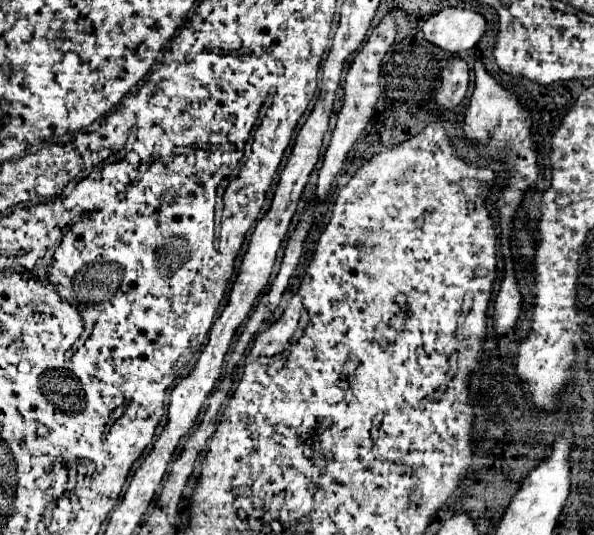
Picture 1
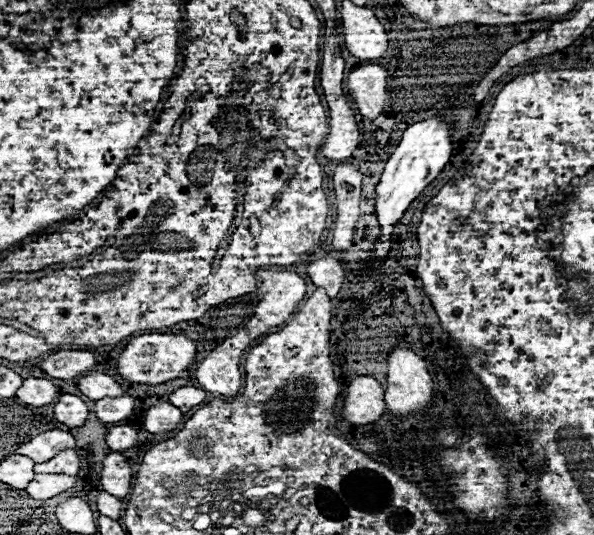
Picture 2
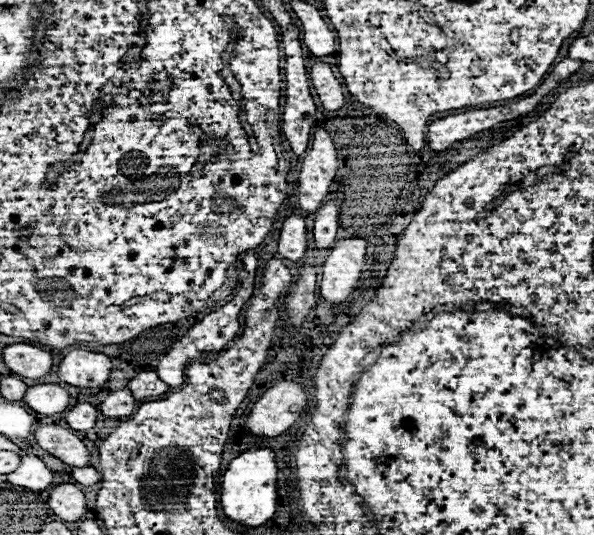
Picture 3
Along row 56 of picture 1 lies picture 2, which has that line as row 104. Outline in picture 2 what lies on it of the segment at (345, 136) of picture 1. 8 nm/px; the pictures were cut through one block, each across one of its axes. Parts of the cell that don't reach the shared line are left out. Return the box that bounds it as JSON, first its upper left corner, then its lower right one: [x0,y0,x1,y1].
[348,64,386,120]

